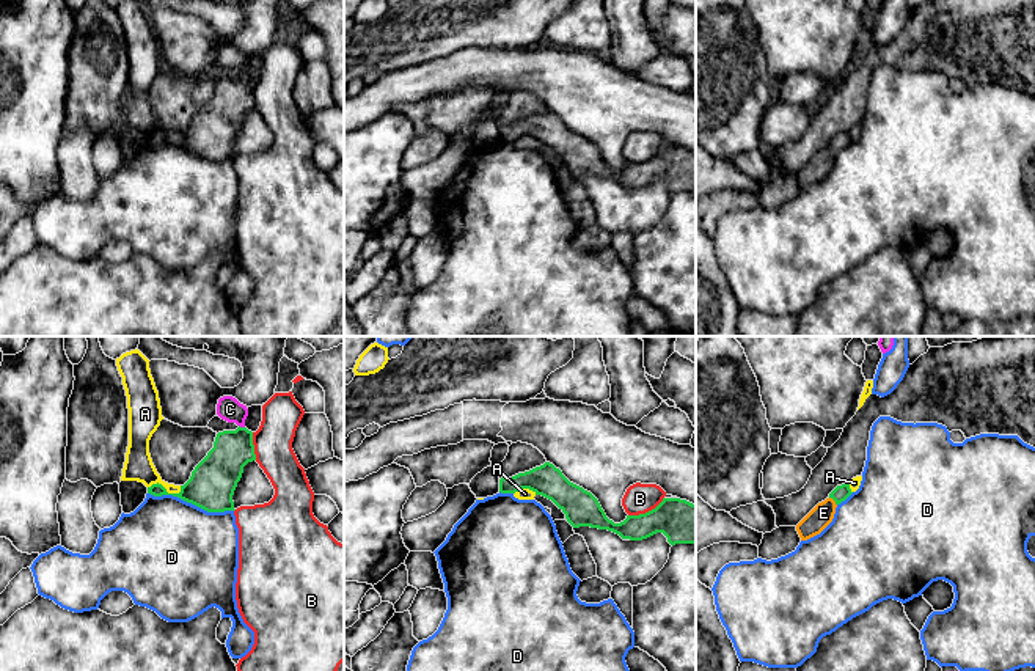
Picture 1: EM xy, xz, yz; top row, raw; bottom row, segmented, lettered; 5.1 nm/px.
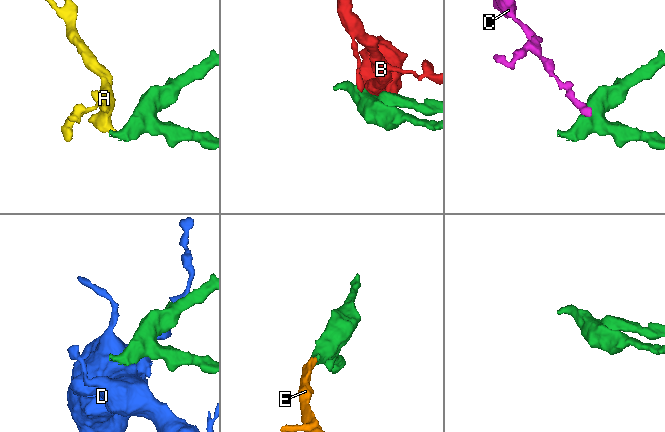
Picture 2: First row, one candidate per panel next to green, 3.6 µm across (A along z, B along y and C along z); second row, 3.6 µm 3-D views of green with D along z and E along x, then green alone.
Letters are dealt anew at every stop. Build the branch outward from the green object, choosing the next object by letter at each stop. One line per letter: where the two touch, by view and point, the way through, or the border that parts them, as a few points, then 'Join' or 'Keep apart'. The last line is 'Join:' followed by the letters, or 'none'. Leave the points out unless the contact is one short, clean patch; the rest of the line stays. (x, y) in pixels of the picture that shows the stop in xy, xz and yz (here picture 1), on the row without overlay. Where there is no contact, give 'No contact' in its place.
A: Touches green at xy (165, 137). Boundary: xy (148, 134), (159, 131), (168, 140), (181, 139). Keep apart
B: Touches green at xz (646, 161). Keep apart
C: Touches green at xy (242, 76). Boundary: xy (239, 73), (244, 76). Keep apart
D: Touches green at xy (190, 150). Boundary: xy (148, 140), (179, 145), (208, 159), (233, 159). Keep apart
E: Touches green at yz (834, 148). Path across: yz (841, 140), (834, 148), (823, 161). Join
Join: E

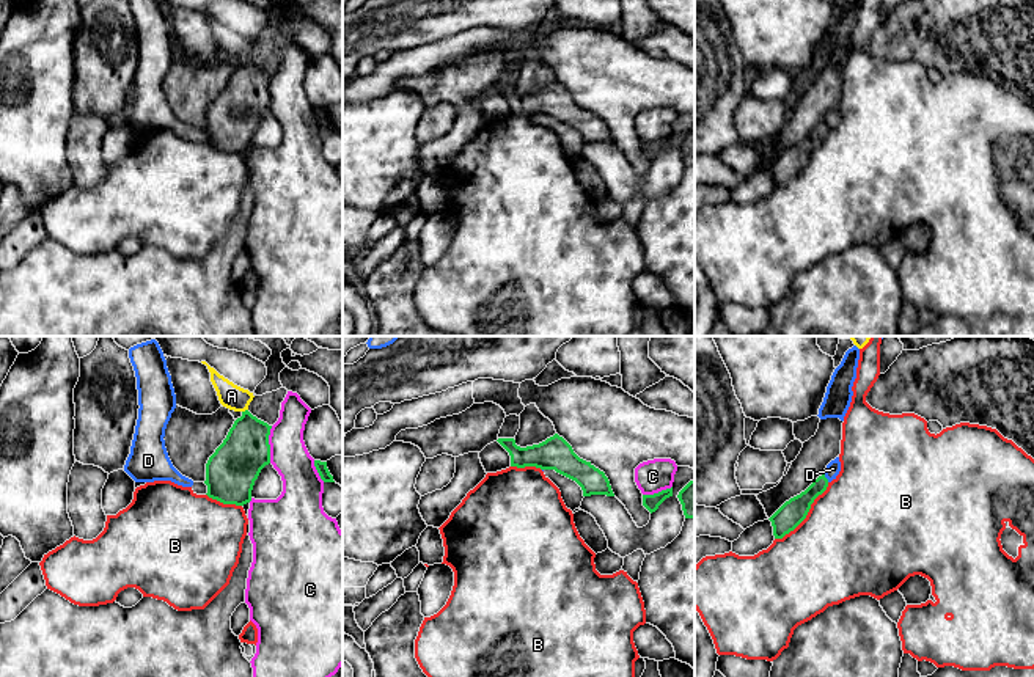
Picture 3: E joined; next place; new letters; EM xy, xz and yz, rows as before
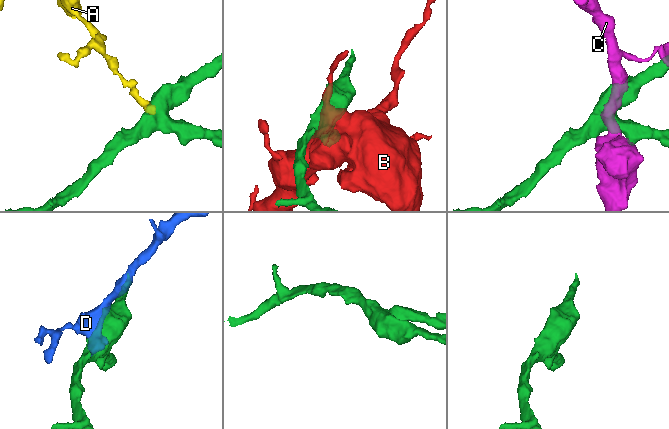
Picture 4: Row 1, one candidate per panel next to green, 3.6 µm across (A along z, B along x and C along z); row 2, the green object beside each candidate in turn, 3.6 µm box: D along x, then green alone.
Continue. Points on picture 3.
A: Touches green at xy (245, 58). Boundary: xy (247, 57), (242, 60). Keep apart
B: Touches green at yz (806, 162). Keep apart
C: Touches green at xy (269, 93). Keep apart
D: Touches green at yz (825, 126). Boundary: yz (824, 123), (828, 129). Keep apart
Join: none

